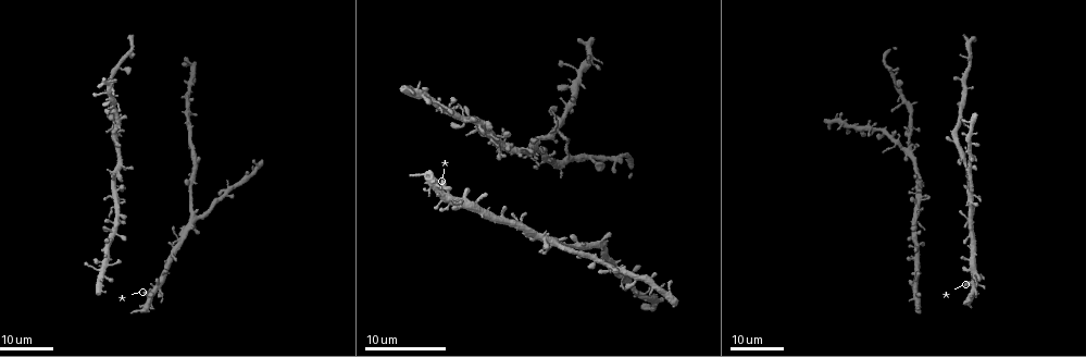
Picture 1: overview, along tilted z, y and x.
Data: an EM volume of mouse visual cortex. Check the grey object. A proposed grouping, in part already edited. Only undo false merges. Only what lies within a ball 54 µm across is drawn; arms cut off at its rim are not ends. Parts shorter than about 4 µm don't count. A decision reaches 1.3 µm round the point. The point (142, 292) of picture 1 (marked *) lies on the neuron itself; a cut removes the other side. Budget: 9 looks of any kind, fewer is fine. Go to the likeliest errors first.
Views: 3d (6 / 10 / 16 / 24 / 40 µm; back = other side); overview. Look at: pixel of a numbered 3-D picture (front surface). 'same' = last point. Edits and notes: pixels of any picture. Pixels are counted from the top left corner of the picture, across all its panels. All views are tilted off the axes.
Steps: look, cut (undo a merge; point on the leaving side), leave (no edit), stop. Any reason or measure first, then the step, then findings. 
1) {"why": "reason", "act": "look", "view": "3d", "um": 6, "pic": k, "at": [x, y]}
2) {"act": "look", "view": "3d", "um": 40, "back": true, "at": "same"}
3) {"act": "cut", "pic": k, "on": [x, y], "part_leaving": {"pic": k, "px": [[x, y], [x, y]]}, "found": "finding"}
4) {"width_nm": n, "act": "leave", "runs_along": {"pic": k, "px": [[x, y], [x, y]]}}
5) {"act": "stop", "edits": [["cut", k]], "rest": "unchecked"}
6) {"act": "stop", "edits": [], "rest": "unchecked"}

{"why": "three arms meet", "act": "look", "view": "3d", "um": 24, "pic": 1, "at": [113, 134]}

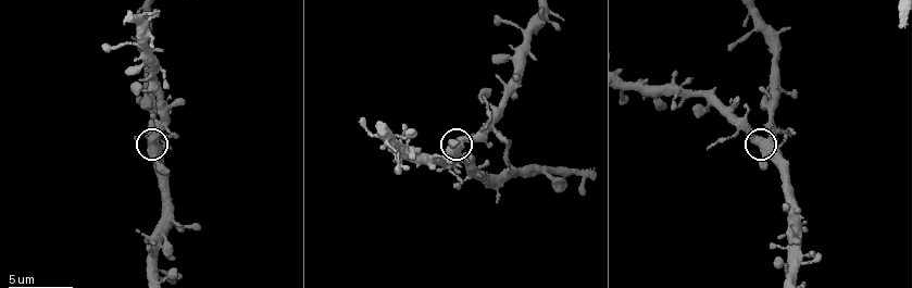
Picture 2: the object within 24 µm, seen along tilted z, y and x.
{"act": "look", "view": "3d", "um": 6, "pic": 2, "at": [765, 141]}

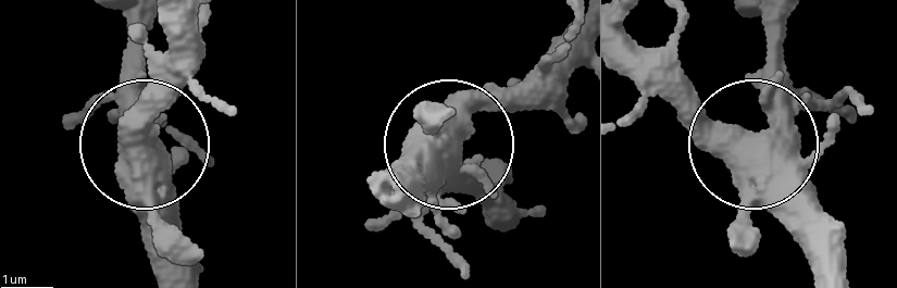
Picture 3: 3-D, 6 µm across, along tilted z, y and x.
{"act": "leave", "found": "continuous, no second neuron"}

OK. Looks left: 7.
{"why": "four or more arms meet", "act": "look", "view": "3d", "um": 24, "pic": 1, "at": [102, 265]}

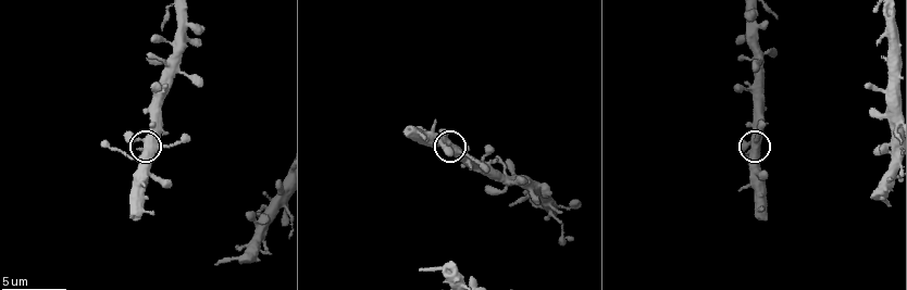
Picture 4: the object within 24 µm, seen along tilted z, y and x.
{"why": "zoom in", "act": "look", "view": "3d", "um": 10, "pic": 4, "at": [147, 145]}

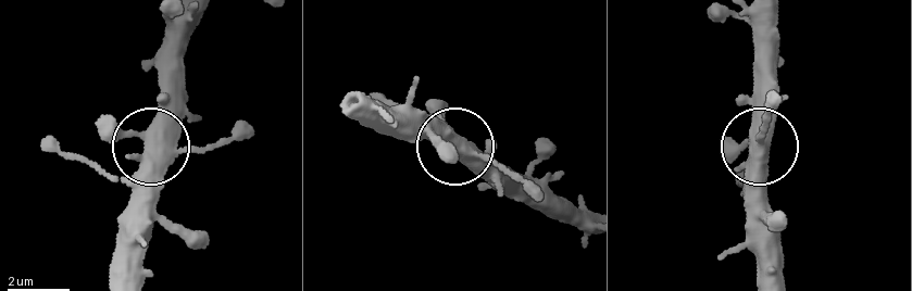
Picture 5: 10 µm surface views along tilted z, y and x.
{"act": "leave", "found": "all the same neuron"}

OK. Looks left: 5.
{"act": "look", "view": "3d", "um": 16, "pic": 1, "at": [558, 245]}

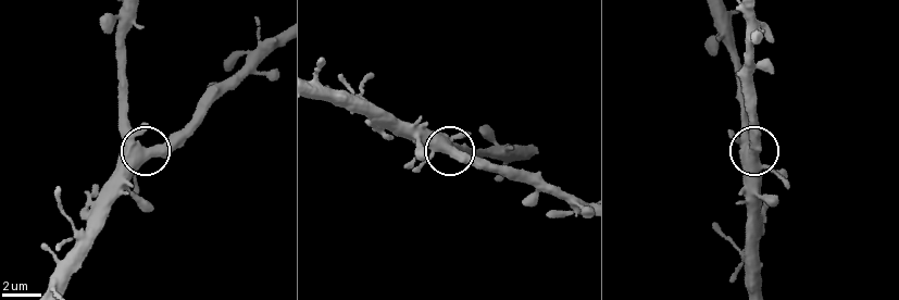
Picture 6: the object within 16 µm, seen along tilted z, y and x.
{"act": "look", "view": "3d", "um": 6, "pic": 6, "at": [146, 150]}

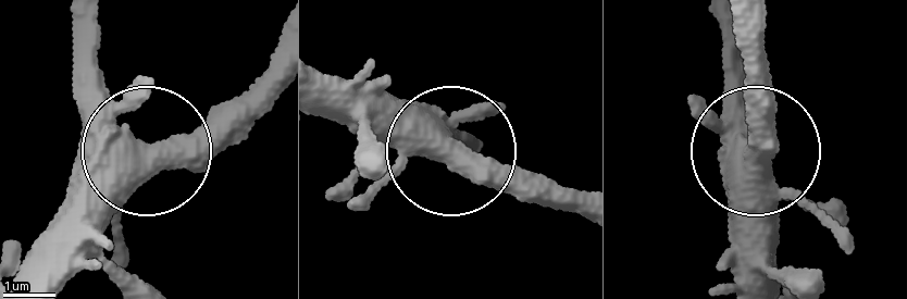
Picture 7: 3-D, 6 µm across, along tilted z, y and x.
{"act": "leave", "runs_along": {"pic": 7, "px": [[16, 269], [272, 62]]}, "found": "continuous, no second neuron"}

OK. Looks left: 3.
{"why": "sudden change in width", "act": "look", "view": "3d", "um": 16, "pic": 2, "at": [775, 80]}

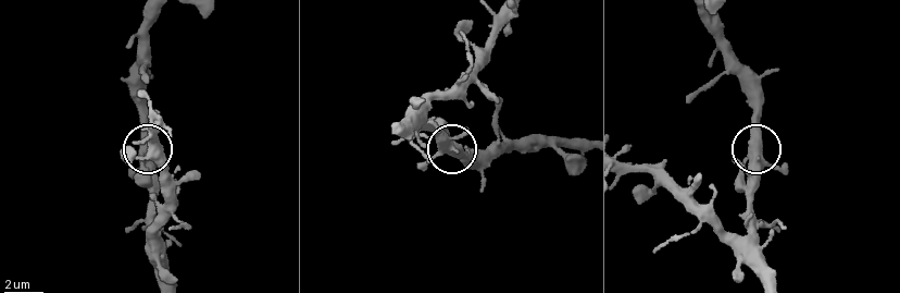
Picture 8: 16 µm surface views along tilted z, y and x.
{"act": "leave", "found": "all the same neuron"}

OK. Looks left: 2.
{"act": "stop", "edits": [], "rest": "unchecked"}

